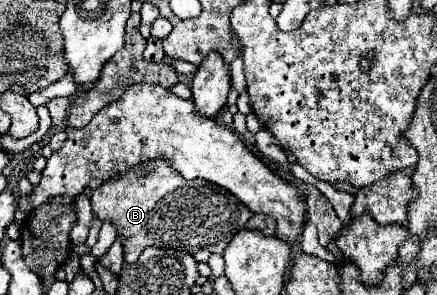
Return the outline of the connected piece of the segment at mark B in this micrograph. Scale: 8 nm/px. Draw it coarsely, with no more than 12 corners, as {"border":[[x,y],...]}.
{"border":[[163,157],[93,191],[127,263],[221,255],[251,211]]}

